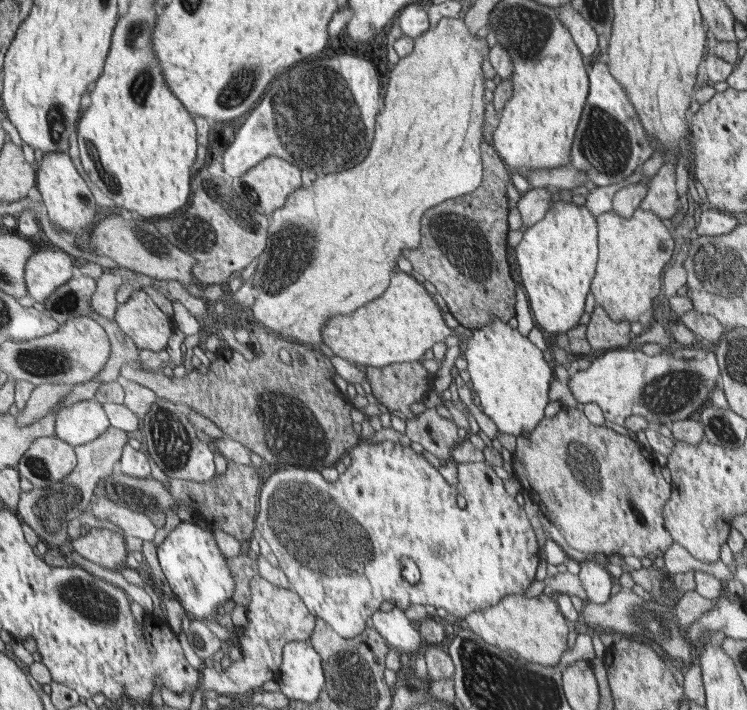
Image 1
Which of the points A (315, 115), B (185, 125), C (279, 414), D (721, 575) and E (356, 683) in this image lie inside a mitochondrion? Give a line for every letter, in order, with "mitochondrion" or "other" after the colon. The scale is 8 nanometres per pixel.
A: mitochondrion
B: other
C: mitochondrion
D: other
E: mitochondrion

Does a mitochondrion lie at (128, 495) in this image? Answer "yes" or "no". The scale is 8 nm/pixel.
yes

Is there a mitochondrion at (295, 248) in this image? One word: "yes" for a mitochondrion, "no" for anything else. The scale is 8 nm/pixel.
yes

